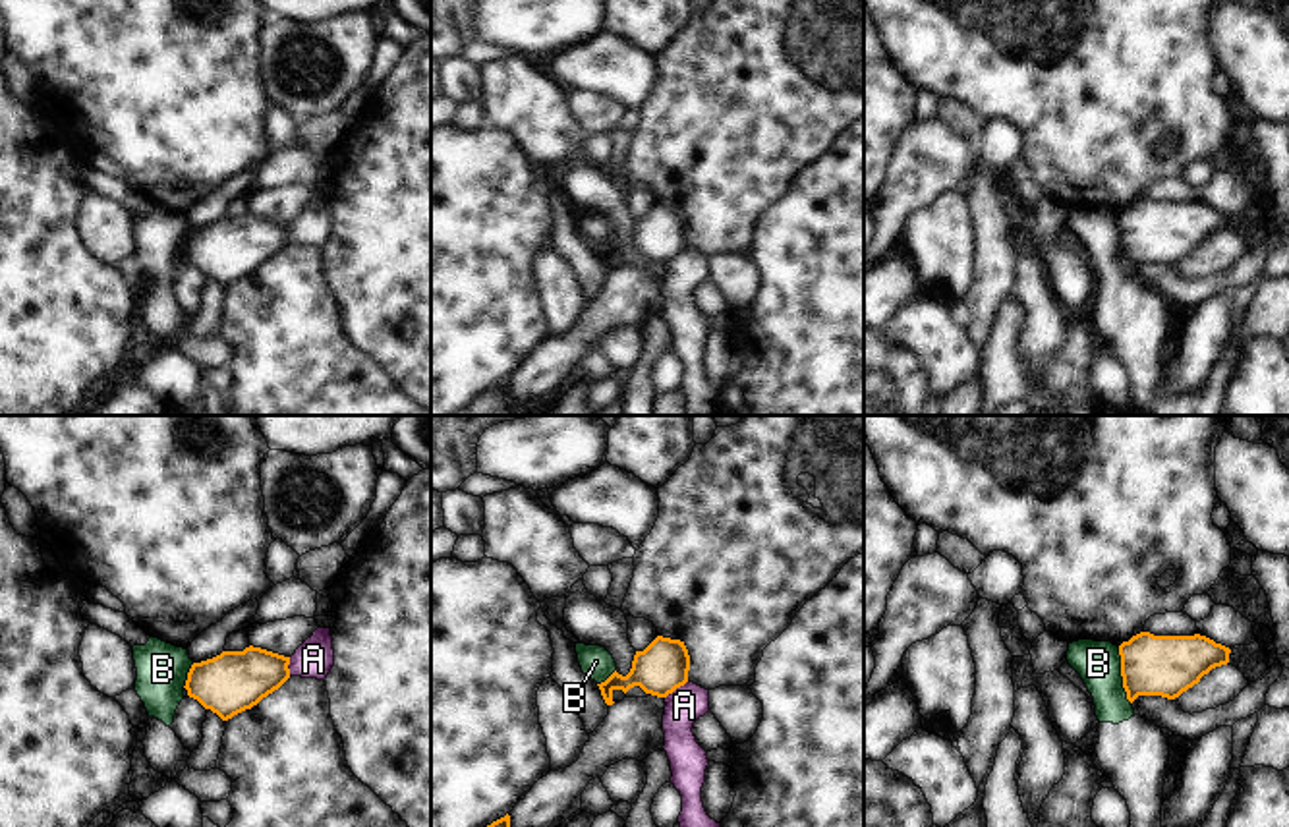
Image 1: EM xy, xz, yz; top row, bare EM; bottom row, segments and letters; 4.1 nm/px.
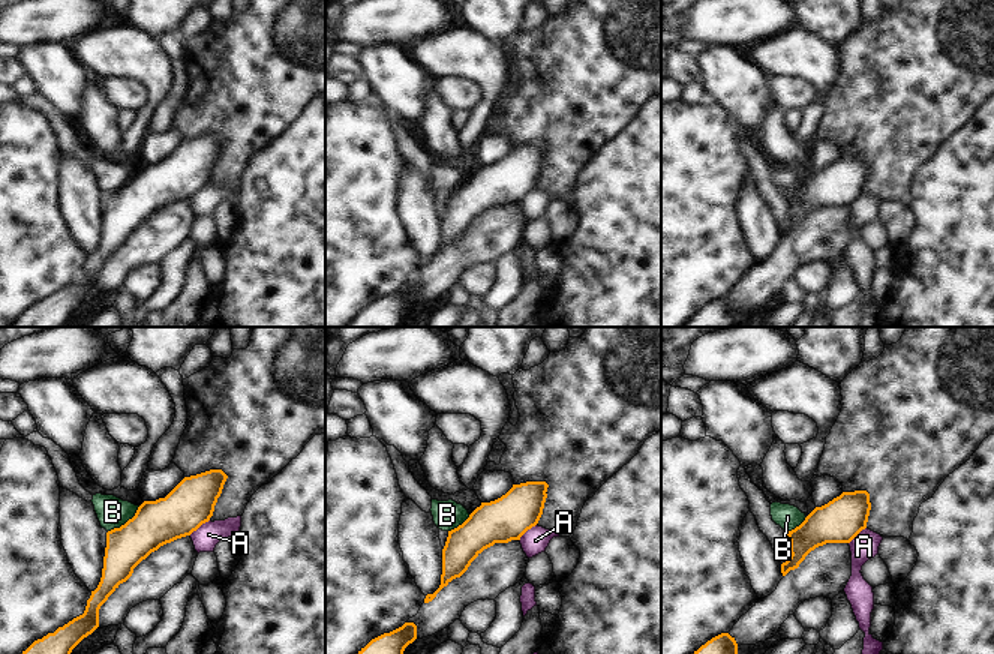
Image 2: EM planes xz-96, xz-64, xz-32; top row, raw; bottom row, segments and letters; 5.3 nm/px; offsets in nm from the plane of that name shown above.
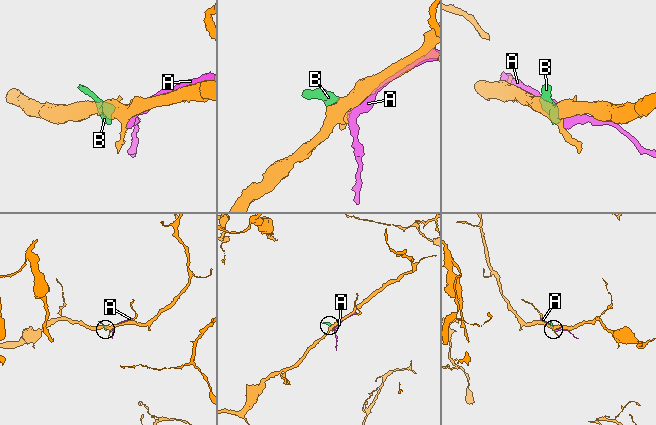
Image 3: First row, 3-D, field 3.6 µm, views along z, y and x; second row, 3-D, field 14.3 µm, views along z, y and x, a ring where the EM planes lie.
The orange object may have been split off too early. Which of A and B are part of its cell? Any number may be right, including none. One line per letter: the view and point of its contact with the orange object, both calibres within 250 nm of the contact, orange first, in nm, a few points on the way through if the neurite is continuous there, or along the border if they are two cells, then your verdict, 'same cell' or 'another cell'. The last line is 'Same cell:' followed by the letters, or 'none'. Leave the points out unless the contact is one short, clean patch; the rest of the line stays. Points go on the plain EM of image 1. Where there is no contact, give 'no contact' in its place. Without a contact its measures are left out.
A: contact xz (675, 256); calibres 220 and 160 nm; another cell
B: contact yz (1121, 242); calibres 260 and 190 nm; border yz (1117, 215), (1123, 257), (1131, 269); another cell
Same cell: none

